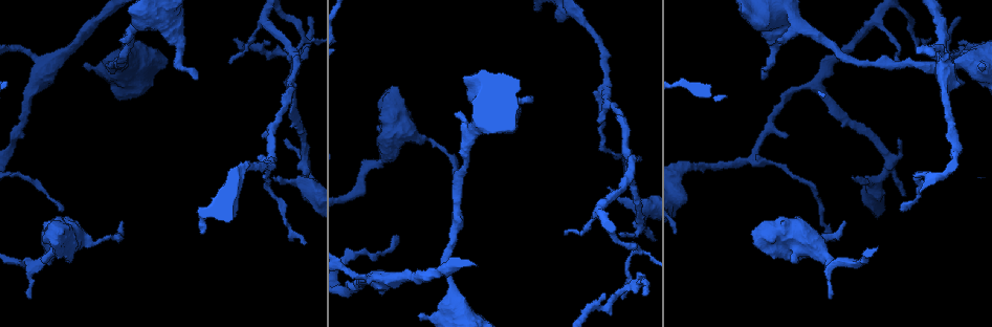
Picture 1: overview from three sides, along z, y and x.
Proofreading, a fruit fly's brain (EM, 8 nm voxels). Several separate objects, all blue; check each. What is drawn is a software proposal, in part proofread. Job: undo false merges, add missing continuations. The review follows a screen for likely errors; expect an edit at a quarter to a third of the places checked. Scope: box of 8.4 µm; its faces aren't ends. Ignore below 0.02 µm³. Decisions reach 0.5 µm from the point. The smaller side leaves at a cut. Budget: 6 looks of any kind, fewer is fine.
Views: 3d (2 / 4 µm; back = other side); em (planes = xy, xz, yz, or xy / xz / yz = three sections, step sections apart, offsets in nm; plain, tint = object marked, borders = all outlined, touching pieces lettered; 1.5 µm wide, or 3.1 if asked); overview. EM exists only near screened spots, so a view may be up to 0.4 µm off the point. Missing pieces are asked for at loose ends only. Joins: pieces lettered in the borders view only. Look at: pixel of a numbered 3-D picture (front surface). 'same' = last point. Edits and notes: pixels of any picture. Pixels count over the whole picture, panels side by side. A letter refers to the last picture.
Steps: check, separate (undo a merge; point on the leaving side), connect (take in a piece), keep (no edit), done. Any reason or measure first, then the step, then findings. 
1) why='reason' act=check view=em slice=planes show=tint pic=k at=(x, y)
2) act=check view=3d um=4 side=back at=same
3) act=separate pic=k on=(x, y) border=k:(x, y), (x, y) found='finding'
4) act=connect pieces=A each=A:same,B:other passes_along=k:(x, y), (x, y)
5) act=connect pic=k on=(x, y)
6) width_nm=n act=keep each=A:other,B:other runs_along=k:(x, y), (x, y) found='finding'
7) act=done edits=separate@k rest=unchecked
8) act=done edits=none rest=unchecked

why='abrupt turn' act=check view=3d um=2 pic=1 at=(631, 280)

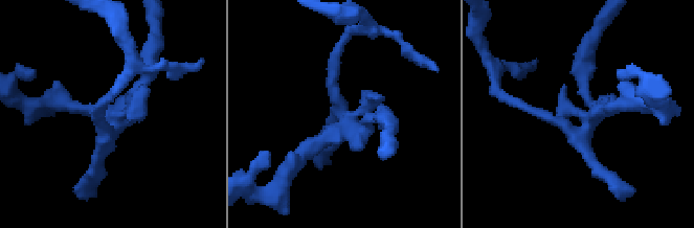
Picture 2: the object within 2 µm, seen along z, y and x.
act=check view=em slice=planes show=tint pic=2 at=(111, 125)

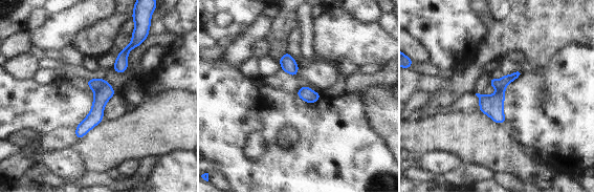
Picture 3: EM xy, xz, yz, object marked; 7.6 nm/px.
why='what lies round it' act=check view=em slice=planes show=borders at=same

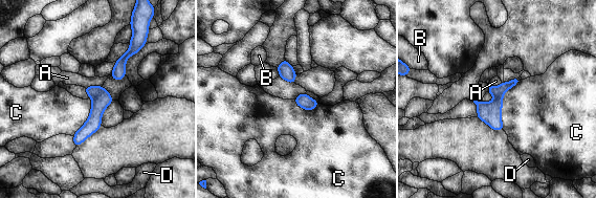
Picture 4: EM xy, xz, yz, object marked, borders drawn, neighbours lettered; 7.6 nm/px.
act=separate pic=4 on=(92, 91) each=A:other,B:other,C:other,D:other found='two neurons meet here'

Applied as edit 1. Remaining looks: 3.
act=check view=overview

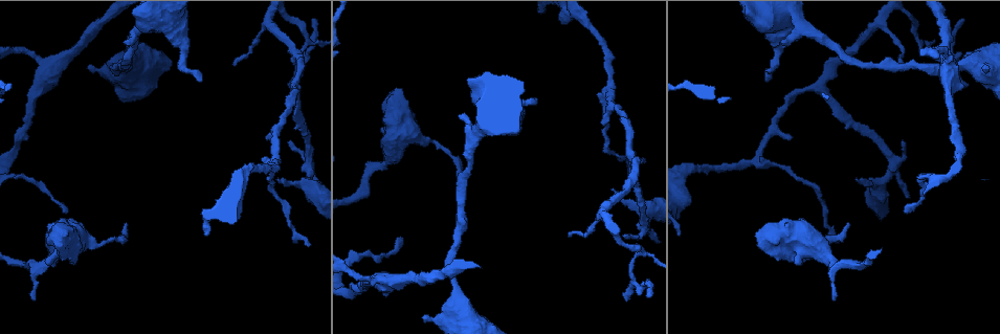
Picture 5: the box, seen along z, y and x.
why='calibre changes' act=check view=3d um=4 pic=5 at=(381, 166)

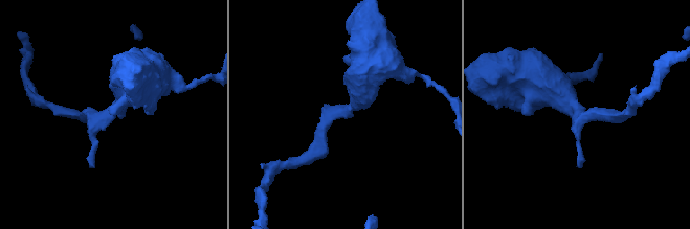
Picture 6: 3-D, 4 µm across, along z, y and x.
why='now the EM' act=check view=em slice=planes show=borders pic=6 at=(345, 112)

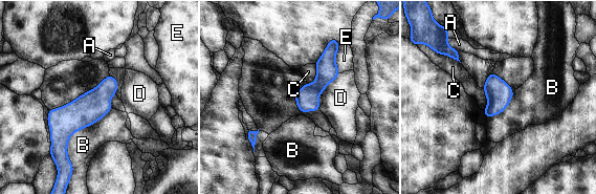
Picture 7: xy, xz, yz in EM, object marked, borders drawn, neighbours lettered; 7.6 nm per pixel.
width_nm=180 act=keep each=A:other,B:other,C:other,D:other,E:other found='all the same neuron'

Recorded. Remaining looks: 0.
act=done edits=separate@4 rest=unchecked

